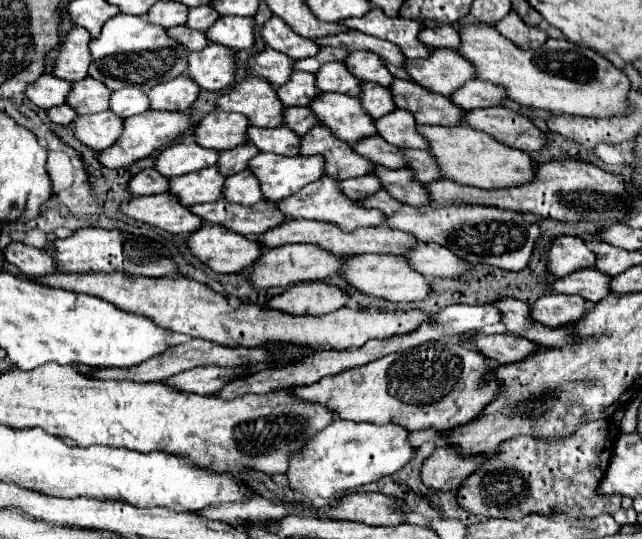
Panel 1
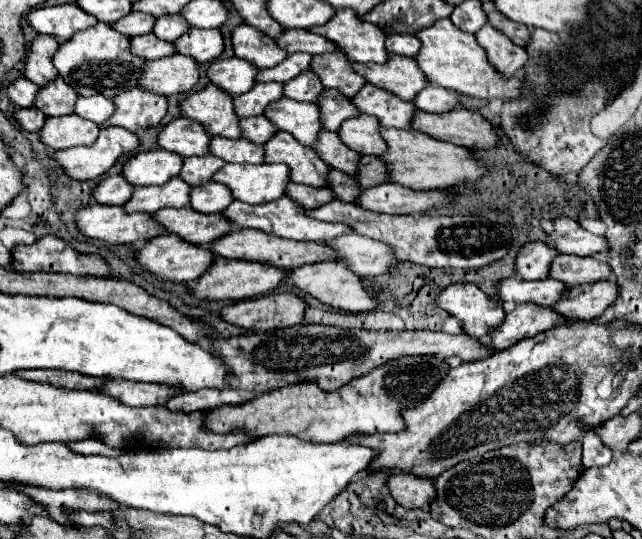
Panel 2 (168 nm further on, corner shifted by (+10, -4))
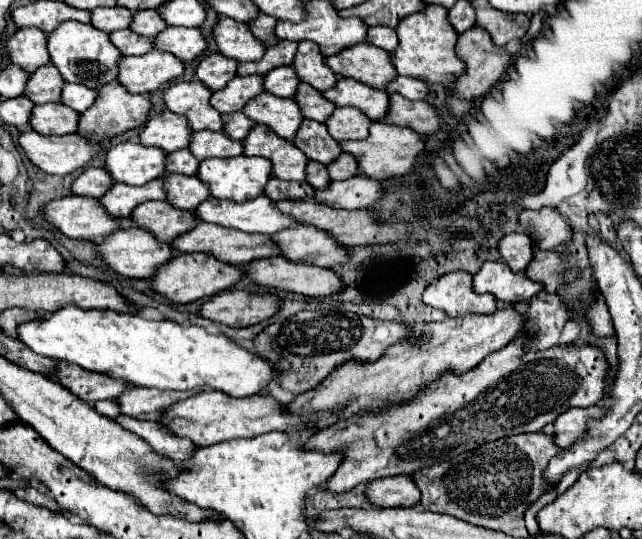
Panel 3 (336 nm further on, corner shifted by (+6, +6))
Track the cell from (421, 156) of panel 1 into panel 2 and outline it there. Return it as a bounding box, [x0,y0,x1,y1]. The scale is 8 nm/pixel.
[357,156,391,188]

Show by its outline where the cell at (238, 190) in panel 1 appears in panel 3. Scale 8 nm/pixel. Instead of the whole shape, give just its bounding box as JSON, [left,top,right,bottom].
[161,172,209,210]

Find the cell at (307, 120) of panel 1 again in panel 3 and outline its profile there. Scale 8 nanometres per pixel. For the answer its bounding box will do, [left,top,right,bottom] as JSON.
[223,112,253,140]

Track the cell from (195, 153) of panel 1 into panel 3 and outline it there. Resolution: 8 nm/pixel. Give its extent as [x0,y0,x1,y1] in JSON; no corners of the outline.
[105,142,167,186]

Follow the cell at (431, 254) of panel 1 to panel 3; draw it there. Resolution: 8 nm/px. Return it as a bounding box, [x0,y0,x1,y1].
[269,226,349,268]

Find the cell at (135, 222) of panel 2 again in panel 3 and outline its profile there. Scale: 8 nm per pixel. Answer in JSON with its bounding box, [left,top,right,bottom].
[41,196,121,242]

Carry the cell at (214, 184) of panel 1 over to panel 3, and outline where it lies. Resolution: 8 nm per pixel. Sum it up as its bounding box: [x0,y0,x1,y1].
[99,178,165,220]

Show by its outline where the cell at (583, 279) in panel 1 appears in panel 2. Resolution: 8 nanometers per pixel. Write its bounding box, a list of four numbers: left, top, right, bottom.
[497,278,567,306]

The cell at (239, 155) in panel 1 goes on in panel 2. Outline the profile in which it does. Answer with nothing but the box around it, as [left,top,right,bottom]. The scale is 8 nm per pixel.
[181,154,225,186]

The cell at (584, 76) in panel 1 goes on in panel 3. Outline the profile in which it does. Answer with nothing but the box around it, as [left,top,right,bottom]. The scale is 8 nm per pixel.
[391,4,465,84]

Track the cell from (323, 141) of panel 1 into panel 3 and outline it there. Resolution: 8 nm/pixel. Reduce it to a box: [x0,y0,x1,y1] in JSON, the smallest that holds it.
[243,124,307,180]

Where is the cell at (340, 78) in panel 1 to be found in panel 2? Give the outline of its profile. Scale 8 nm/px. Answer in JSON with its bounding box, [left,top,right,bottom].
[285,70,325,102]

